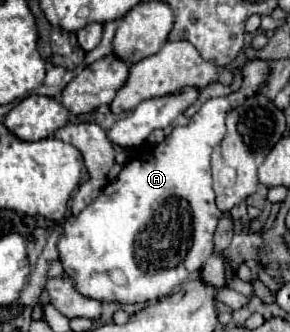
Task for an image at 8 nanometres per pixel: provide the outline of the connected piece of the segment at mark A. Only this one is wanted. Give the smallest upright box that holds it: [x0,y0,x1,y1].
[58,60,268,304]

